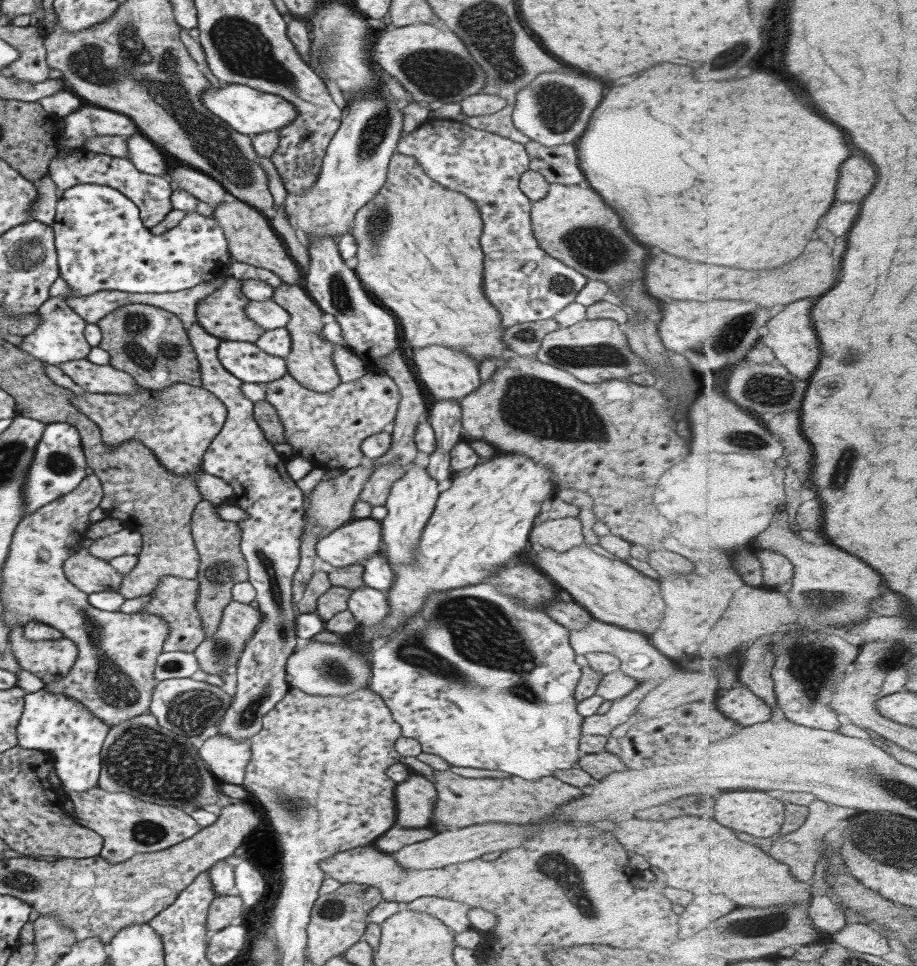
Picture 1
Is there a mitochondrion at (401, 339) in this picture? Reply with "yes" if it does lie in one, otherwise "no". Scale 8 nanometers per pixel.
no

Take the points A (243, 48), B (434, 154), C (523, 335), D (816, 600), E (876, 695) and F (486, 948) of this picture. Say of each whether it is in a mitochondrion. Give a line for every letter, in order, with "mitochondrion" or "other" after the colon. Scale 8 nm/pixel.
A: mitochondrion
B: other
C: mitochondrion
D: mitochondrion
E: other
F: other

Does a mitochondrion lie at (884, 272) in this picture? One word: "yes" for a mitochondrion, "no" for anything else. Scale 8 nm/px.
no

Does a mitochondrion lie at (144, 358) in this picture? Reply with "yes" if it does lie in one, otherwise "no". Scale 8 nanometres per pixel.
yes

